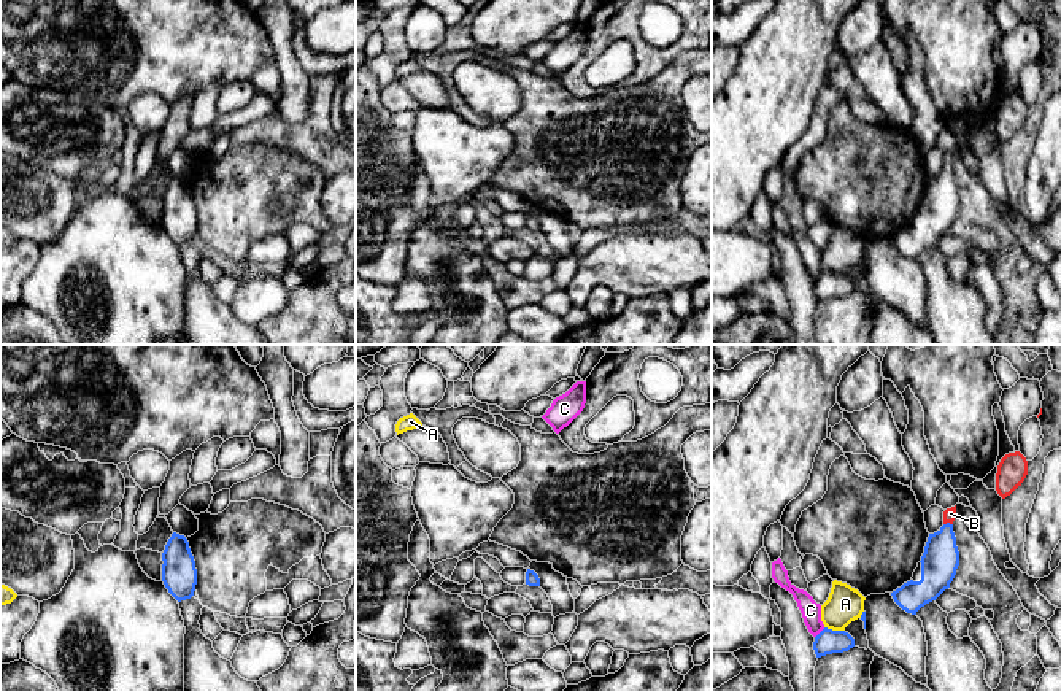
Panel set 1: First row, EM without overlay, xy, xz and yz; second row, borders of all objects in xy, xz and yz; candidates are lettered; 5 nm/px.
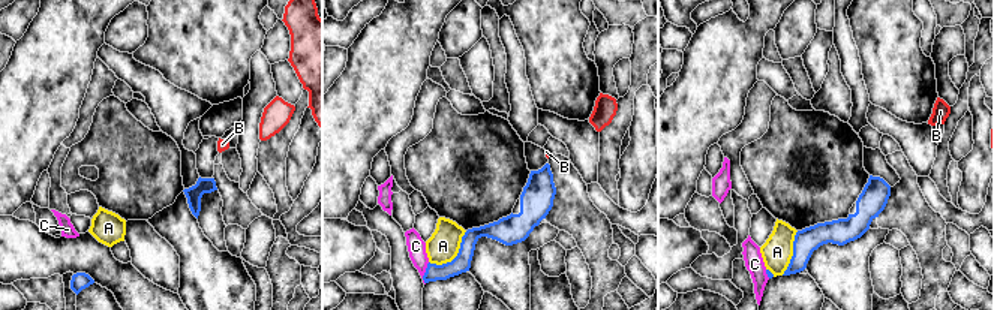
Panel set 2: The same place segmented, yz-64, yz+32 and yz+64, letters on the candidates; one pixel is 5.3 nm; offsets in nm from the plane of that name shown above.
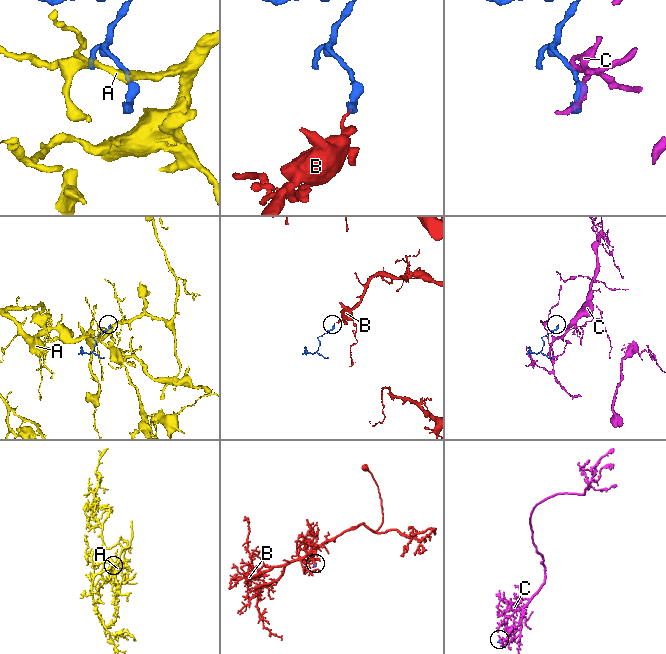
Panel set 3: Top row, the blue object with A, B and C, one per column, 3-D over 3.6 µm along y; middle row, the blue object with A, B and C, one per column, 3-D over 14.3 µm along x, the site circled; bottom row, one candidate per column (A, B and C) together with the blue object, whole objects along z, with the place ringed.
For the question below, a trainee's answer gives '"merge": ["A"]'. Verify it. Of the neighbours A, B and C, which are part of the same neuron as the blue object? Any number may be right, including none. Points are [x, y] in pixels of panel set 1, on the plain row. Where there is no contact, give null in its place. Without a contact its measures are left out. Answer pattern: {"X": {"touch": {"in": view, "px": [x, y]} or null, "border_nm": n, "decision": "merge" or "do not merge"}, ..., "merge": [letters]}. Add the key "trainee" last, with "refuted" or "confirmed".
{"A": {"touch": {"in": "yz", "px": [834, 275]}, "border_nm": 110, "decision": "do not merge"}, "B": {"touch": {"in": "yz", "px": [947, 167]}, "border_nm": 50, "decision": "merge"}, "C": {"touch": {"in": "yz", "px": [820, 277]}, "border_nm": 80, "decision": "do not merge"}, "merge": ["B"], "trainee": "refuted"}

